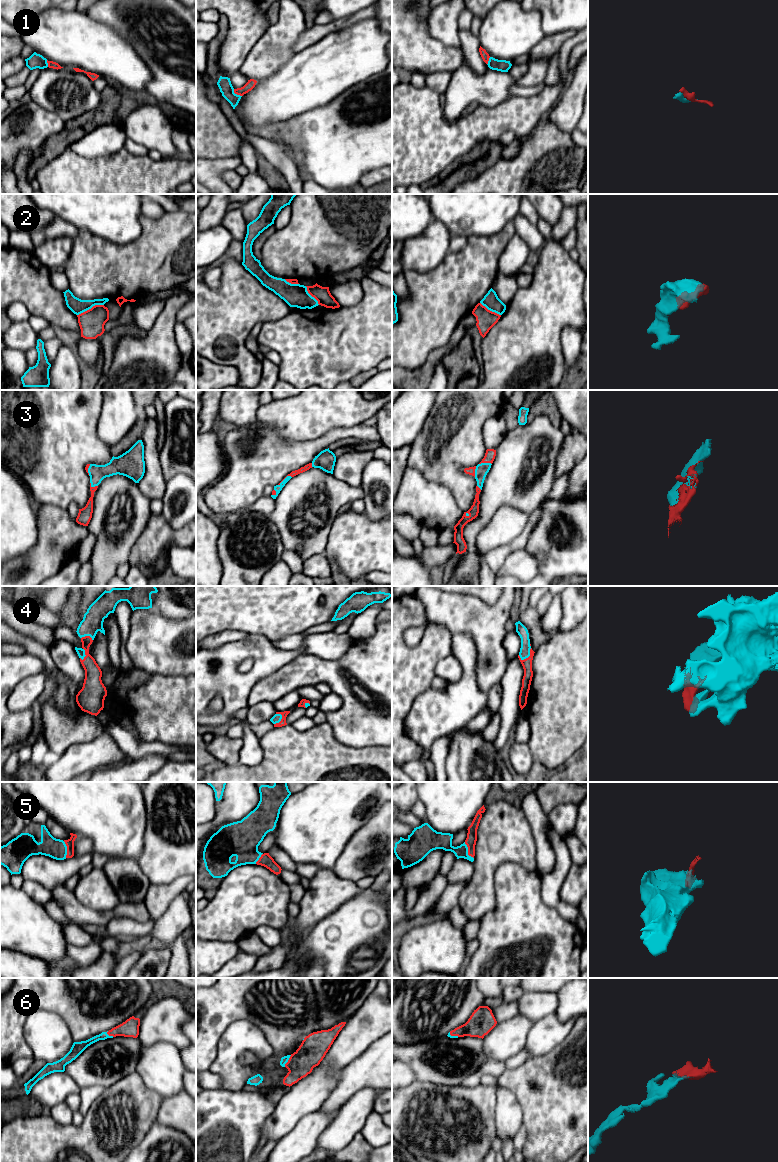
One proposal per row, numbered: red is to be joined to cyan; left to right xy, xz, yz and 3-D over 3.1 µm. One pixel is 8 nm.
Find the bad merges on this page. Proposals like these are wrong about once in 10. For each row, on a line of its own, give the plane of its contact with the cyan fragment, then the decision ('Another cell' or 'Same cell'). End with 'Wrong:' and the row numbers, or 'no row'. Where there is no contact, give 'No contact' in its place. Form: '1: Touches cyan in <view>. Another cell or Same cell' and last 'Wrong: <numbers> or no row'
1: Touches cyan in xz. Same cell
2: Touches cyan in xy. Another cell
3: Touches cyan in xz. Same cell
4: Touches cyan in yz. Same cell
5: Touches cyan in yz. Same cell
6: Touches cyan in xz. Same cell
Wrong: 2

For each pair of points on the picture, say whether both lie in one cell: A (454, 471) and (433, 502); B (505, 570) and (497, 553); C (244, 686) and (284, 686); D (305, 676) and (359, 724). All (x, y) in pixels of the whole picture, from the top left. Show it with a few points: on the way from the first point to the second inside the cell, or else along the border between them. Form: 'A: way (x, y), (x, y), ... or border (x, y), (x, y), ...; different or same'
A: border (423, 475), (429, 480), (444, 485), (458, 505); different
B: border (520, 549), (512, 551), (495, 573); different
C: border (273, 673), (253, 686), (248, 705); different
D: way (323, 676), (330, 676), (359, 706); same

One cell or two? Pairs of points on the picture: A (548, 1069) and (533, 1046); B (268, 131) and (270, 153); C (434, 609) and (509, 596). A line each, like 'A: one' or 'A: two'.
A: two
B: two
C: one

